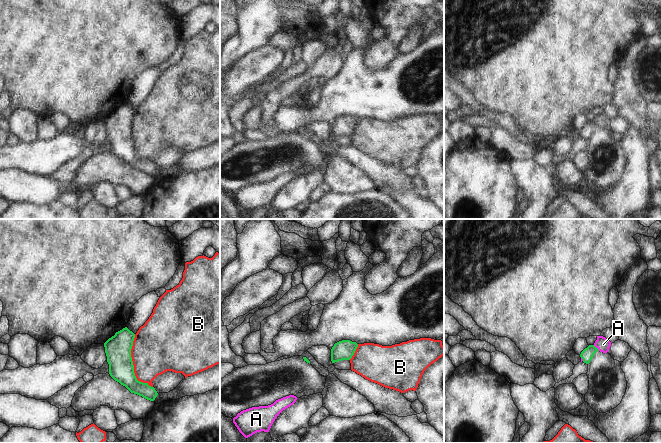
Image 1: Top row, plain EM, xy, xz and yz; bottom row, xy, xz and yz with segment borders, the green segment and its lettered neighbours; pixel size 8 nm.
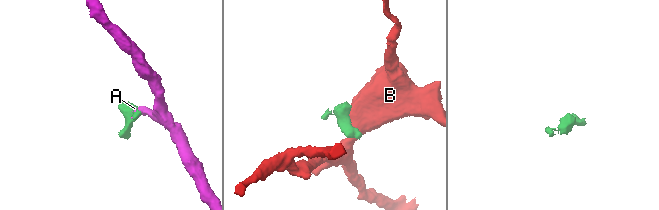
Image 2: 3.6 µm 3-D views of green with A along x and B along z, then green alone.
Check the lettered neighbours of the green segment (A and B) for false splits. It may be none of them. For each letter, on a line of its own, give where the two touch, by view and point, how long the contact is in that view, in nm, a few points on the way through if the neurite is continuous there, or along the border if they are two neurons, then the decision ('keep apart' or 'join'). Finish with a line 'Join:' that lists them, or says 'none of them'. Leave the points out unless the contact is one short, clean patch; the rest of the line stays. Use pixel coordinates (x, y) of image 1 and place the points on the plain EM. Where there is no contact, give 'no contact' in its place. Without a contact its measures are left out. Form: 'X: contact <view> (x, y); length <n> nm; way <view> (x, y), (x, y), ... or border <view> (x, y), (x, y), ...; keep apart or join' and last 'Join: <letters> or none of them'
A: contact yz (595, 123); length 70 nm; way yz (587, 130), (595, 123), (603, 120); join
B: contact xy (132, 140); length 460 nm; keep apart
Join: A

